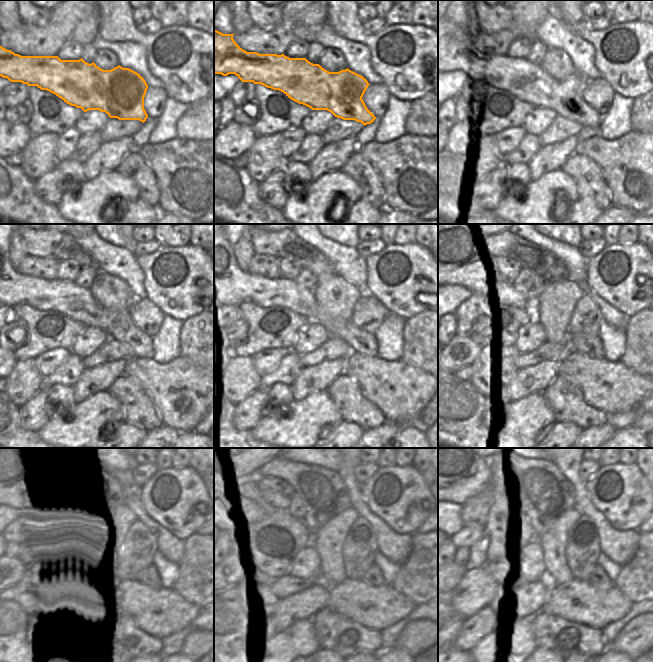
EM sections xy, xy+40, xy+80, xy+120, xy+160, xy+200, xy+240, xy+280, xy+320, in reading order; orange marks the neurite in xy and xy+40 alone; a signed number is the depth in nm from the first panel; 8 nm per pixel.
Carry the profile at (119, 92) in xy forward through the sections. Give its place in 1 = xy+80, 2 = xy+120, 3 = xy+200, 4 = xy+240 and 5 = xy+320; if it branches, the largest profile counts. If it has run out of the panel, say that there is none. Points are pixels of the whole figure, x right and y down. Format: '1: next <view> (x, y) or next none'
1: next xy+80 (528, 82)
2: next xy+120 (12, 288)
3: next xy+200 (458, 266)
4: next xy+240 (10, 488)
5: next xy+320 (458, 484)

